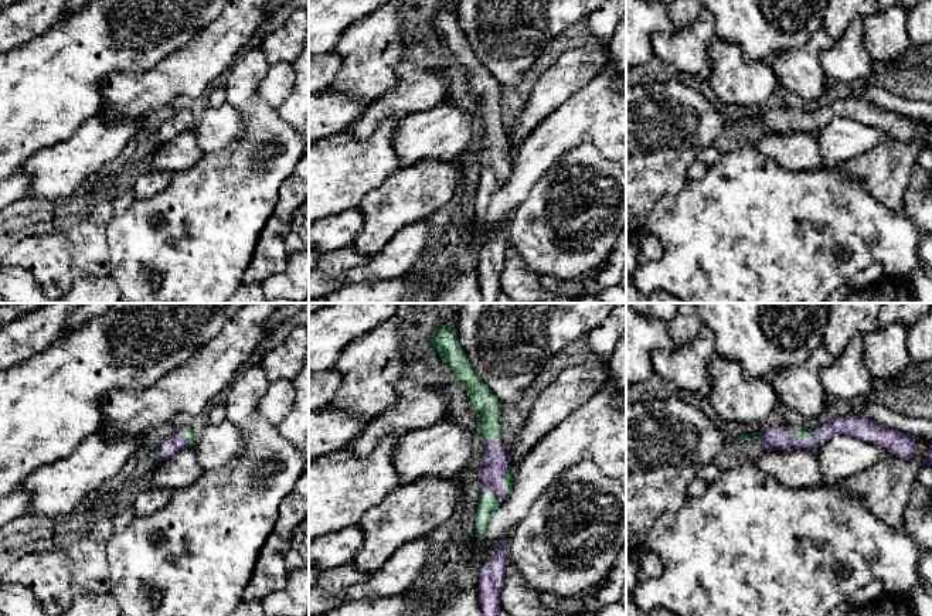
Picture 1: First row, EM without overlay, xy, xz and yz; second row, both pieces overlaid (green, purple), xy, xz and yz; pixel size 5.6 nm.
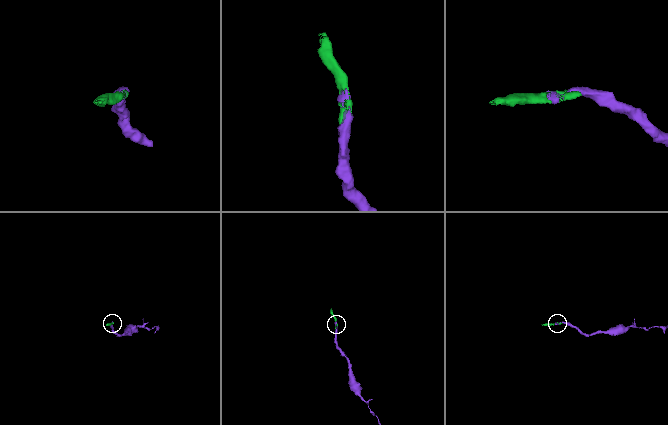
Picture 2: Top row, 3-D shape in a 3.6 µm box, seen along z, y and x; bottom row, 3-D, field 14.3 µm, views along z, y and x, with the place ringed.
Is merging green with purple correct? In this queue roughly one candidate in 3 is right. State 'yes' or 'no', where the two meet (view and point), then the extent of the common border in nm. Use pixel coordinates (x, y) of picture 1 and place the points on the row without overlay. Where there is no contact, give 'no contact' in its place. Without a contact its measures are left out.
yes | yz (803, 123) | 160 nm

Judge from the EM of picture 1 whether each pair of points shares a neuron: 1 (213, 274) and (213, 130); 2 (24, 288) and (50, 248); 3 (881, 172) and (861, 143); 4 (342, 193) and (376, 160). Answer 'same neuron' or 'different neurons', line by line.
1: different neurons
2: different neurons
3: different neurons
4: same neuron

